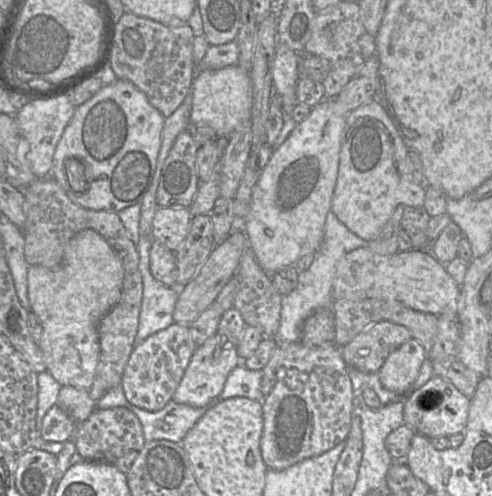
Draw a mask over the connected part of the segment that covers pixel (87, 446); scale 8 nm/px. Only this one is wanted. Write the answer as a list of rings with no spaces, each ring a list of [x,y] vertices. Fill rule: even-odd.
[[[127,408],[94,409],[76,431],[76,452],[85,462],[108,463],[127,474],[146,440],[137,416]]]

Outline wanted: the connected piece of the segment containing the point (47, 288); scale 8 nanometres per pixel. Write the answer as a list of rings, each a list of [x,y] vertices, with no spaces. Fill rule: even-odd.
[[[95,230],[77,233],[66,245],[63,263],[56,269],[31,265],[28,268],[28,297],[30,312],[36,314],[42,325],[39,347],[46,371],[61,386],[89,390],[100,359],[98,325],[100,320],[120,300],[124,280],[124,265],[120,254]]]

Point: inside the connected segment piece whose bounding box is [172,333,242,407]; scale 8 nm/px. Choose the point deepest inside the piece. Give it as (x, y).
(204, 378)

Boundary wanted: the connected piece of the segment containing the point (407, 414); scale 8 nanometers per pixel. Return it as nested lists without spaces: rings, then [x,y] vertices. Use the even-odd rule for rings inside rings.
[[[433,375],[419,389],[410,391],[403,397],[403,403],[403,424],[429,439],[463,433],[466,428],[470,399],[459,392],[451,382],[440,376]]]

